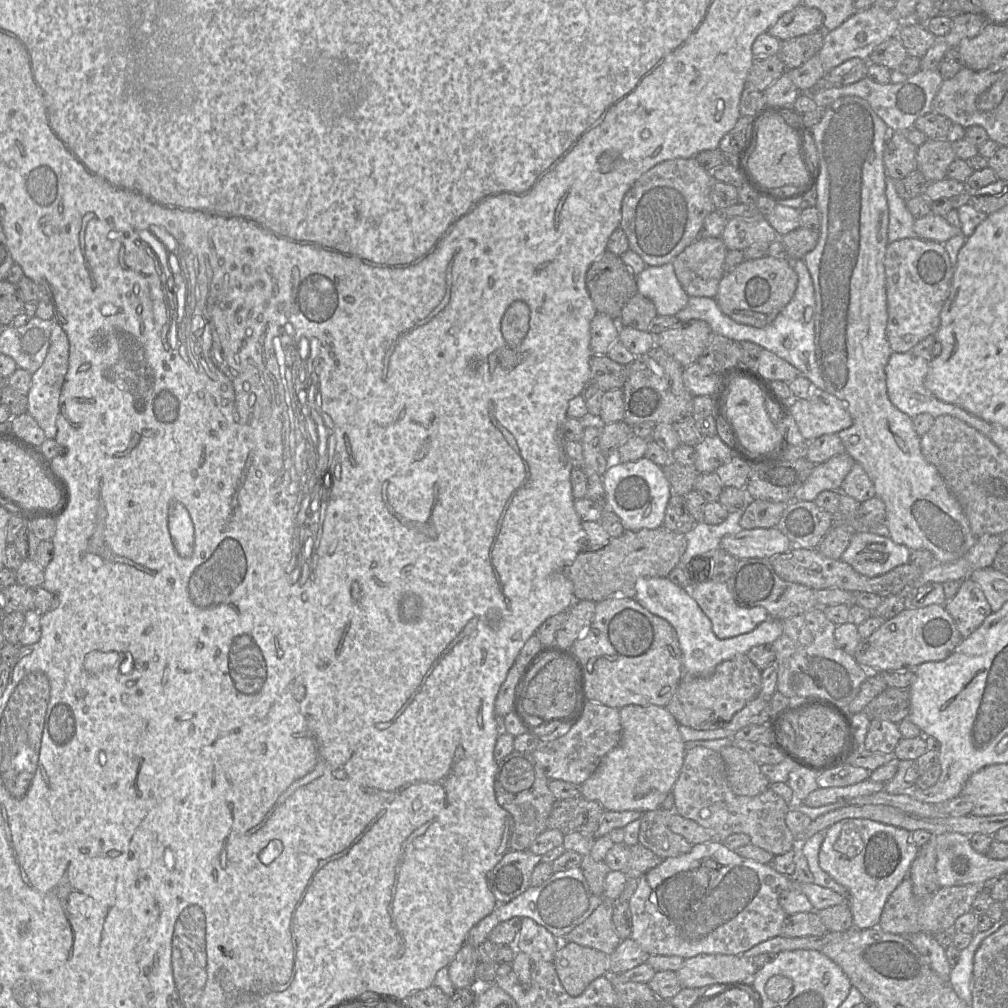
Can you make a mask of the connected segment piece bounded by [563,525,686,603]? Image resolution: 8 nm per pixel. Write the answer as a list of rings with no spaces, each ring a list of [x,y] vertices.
[[[664,525],[655,529],[625,531],[600,548],[585,548],[563,573],[573,582],[577,600],[599,603],[612,597],[634,598],[636,582],[643,577],[667,577],[677,566],[686,550],[685,534],[667,529]]]

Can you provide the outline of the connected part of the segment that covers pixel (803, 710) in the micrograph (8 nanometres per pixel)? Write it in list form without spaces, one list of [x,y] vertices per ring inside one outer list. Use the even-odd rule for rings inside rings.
[[[804,705],[787,711],[777,725],[781,743],[794,754],[814,764],[821,764],[836,755],[845,743],[848,726],[843,715],[827,705]]]

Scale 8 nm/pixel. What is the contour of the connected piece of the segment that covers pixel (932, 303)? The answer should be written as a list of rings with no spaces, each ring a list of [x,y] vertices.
[[[917,237],[889,243],[886,248],[884,267],[888,311],[887,339],[893,352],[911,352],[912,348],[926,337],[935,336],[940,326],[940,313],[950,294],[954,266],[944,244]]]

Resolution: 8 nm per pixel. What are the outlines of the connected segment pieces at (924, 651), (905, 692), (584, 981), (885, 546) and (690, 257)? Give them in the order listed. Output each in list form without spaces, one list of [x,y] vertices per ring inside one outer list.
[[[944,605],[906,608],[884,623],[867,639],[861,640],[854,659],[870,673],[884,670],[915,669],[918,665],[946,659],[962,641],[956,624]]]
[[[887,687],[876,696],[863,712],[869,719],[887,720],[898,724],[910,710],[909,688]]]
[[[560,941],[552,962],[571,996],[580,995],[592,981],[609,972],[609,955],[572,942]]]
[[[856,532],[852,535],[849,546],[841,559],[858,573],[867,577],[877,577],[894,568],[909,563],[911,550],[904,545],[896,544],[890,537],[871,532]]]
[[[699,237],[671,262],[689,297],[715,298],[727,251],[721,238]]]

